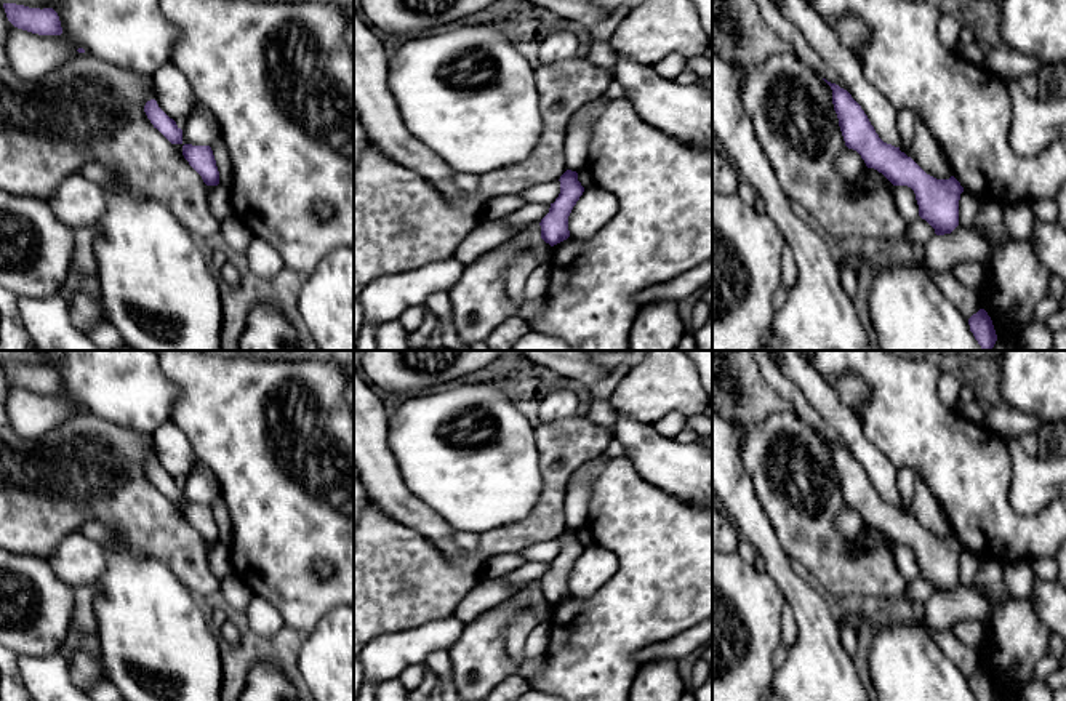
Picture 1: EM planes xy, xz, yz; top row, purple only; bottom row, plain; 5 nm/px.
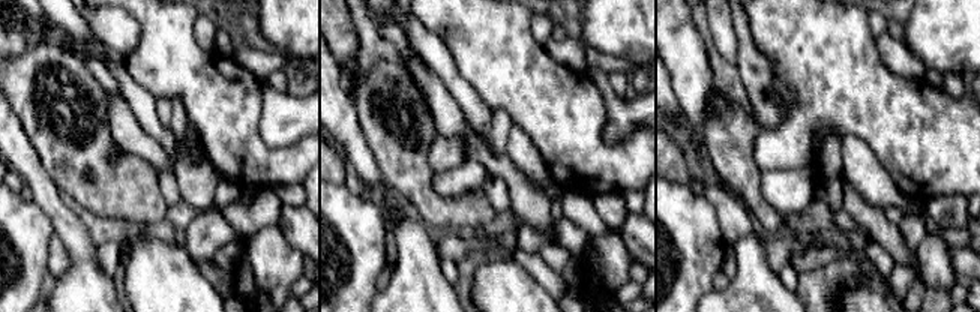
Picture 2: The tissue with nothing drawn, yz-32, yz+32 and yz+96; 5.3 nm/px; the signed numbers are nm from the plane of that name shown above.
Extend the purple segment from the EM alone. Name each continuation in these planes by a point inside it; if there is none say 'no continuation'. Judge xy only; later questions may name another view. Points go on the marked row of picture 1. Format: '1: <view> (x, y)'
no continuation

